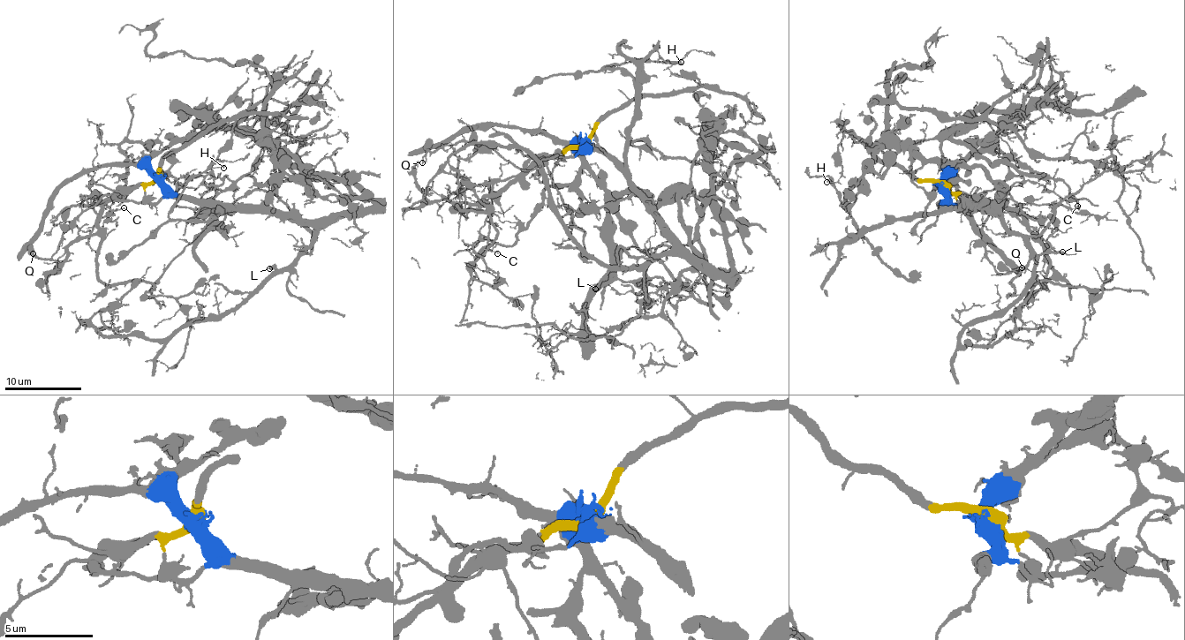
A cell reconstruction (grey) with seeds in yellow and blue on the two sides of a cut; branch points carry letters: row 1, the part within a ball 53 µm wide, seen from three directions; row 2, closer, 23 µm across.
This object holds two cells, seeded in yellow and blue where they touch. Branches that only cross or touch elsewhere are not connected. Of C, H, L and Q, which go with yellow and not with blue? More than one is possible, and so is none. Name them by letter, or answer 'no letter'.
H, Q

